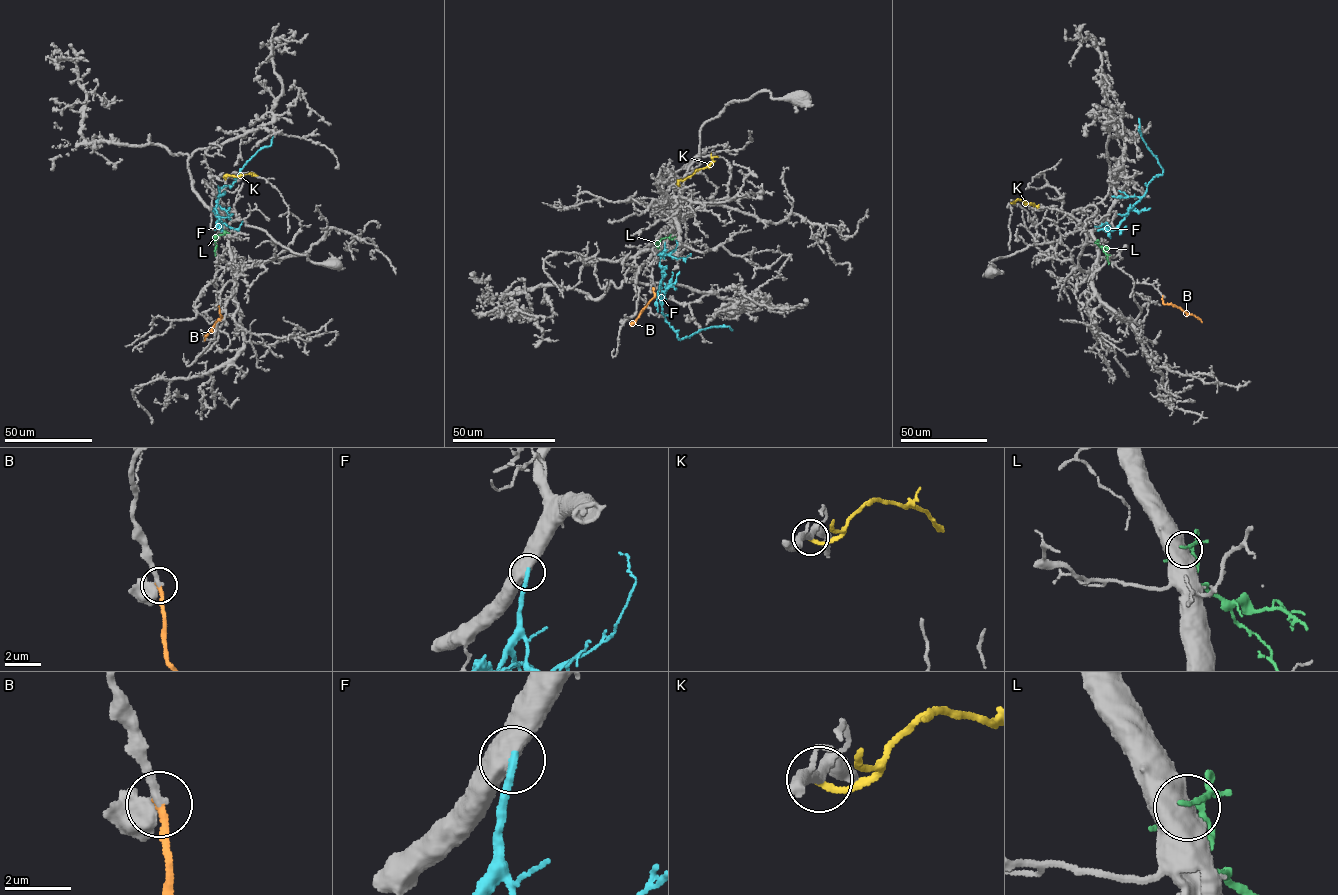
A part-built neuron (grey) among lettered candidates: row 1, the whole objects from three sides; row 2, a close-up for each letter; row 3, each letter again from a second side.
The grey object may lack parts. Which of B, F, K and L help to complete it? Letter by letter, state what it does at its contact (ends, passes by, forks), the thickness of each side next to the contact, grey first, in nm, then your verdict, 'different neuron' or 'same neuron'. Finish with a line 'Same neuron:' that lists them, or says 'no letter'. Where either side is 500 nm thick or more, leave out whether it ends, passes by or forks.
B: it ends there; 360 nm thick on the grey side, 220 nm on the other; same neuron
F: 500 nm thick on the grey side, 280 nm on the other; same neuron
K: it ends there; 260 nm thick on the grey side, 220 nm on the other; different neuron
L: 550 nm thick on the grey side, 150 nm on the other; different neuron
Same neuron: B, F

